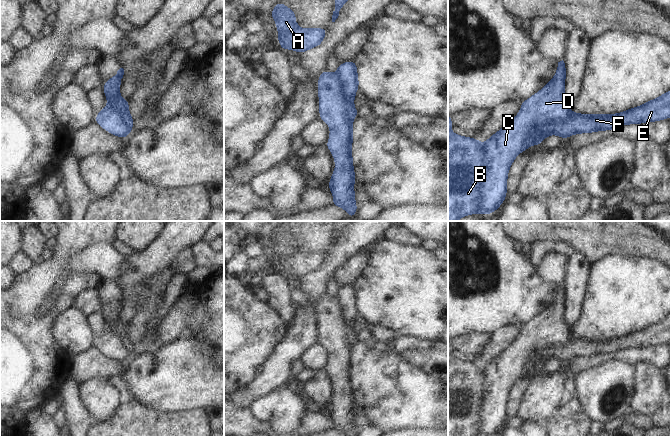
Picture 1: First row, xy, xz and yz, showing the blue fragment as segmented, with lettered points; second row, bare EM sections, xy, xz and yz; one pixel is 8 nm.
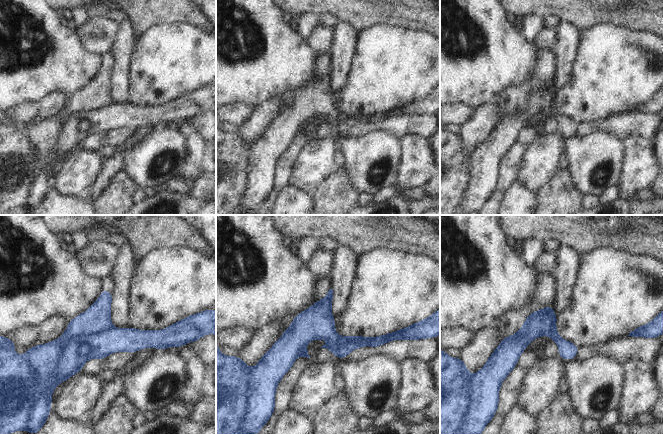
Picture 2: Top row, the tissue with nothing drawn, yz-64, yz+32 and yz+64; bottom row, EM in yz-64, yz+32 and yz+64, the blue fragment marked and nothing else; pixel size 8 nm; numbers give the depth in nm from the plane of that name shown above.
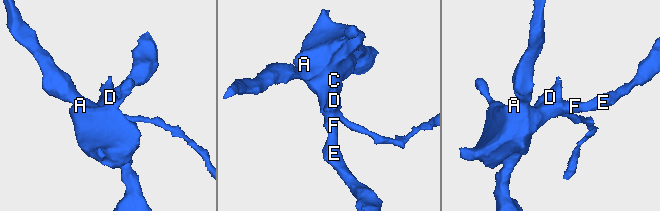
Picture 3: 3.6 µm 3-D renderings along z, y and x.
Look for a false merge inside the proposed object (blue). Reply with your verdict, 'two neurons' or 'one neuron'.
two neurons

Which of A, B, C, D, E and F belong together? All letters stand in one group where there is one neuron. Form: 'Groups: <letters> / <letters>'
Groups: A B E F / C D.

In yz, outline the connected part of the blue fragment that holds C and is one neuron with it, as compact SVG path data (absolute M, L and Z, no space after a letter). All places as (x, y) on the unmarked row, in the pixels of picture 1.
M562 284L553 302L541 314L521 325L517 339L483 368L487 389L479 436L495 436L505 425L509 393L522 376L529 351L536 346L567 342L570 328L565 320L566 299Z

